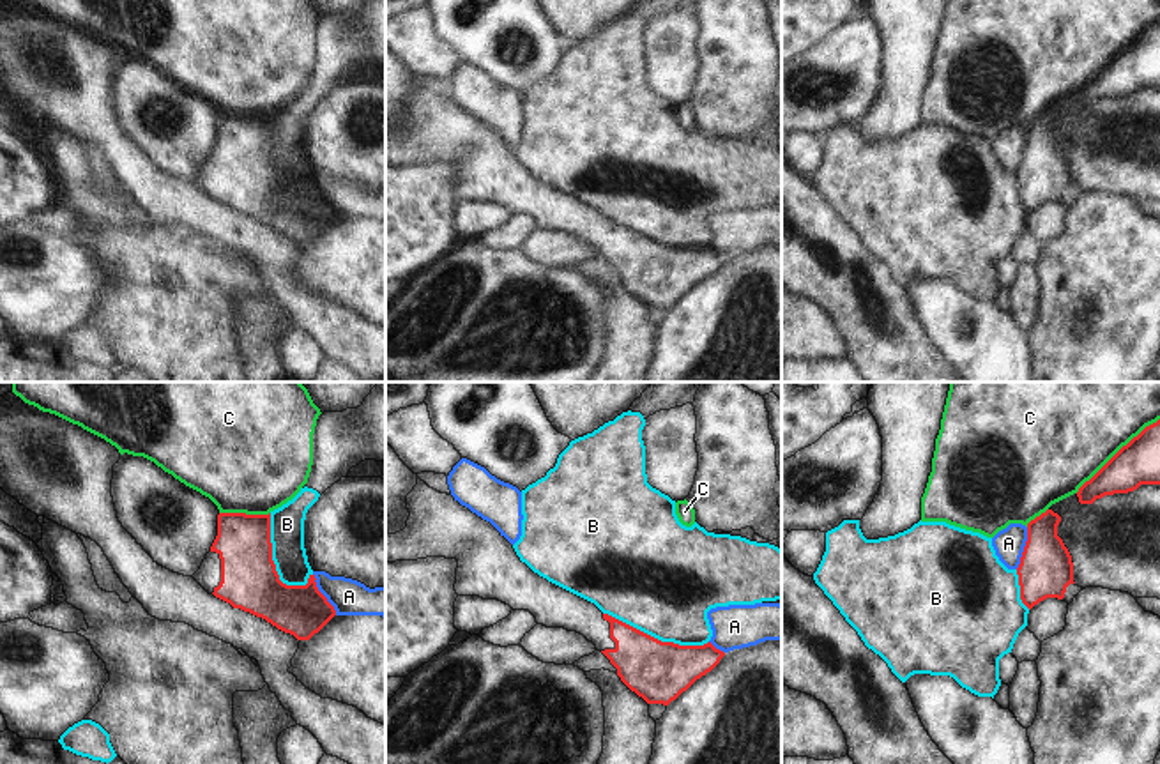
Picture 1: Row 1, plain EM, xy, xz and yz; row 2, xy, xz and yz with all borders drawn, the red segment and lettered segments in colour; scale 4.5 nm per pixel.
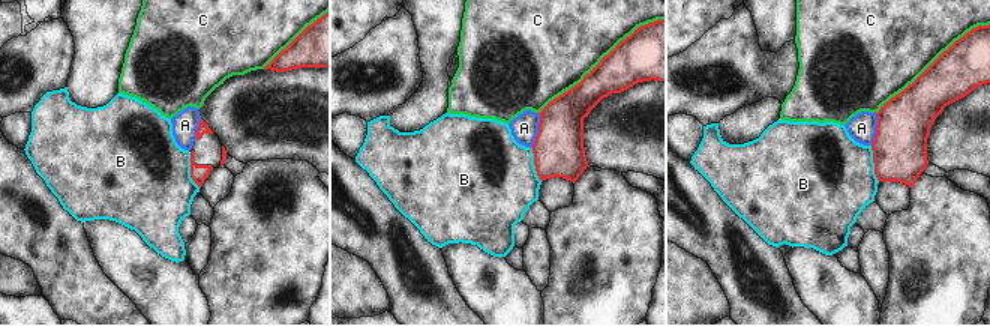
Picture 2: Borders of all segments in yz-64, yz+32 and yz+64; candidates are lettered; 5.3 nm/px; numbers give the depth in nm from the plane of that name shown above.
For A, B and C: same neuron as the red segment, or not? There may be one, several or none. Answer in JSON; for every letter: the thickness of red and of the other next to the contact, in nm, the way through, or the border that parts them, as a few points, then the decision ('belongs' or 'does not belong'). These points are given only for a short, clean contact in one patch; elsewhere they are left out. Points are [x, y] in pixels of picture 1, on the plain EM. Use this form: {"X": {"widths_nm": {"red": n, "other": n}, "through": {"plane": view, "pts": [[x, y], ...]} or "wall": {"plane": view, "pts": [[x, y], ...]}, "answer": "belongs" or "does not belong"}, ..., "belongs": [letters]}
{"A": {"widths_nm": {"red": 240, "other": 140}, "answer": "does not belong"}, "B": {"widths_nm": {"red": 280, "other": 460}, "answer": "does not belong"}, "C": {"widths_nm": {"red": 200, "other": 400}, "answer": "does not belong"}, "belongs": []}

